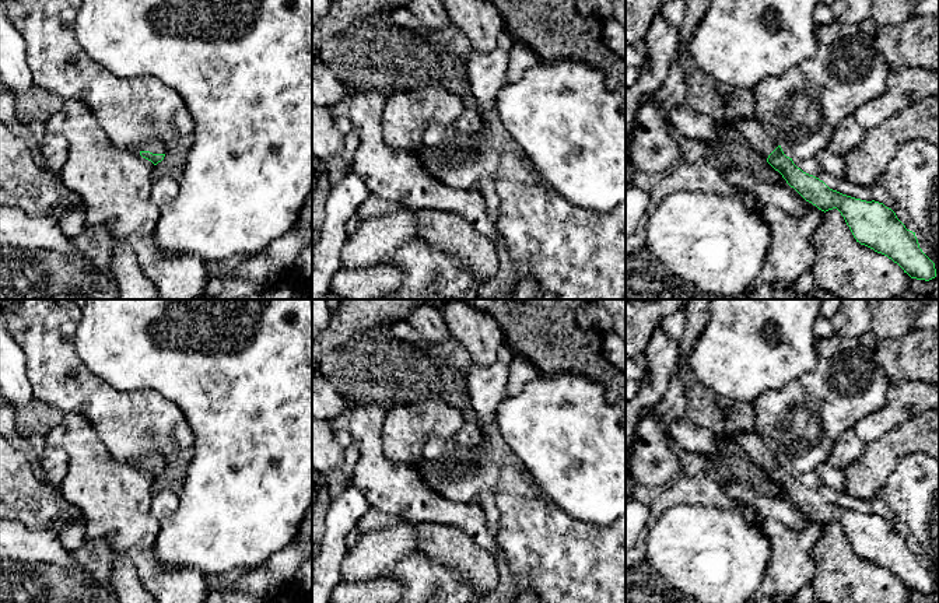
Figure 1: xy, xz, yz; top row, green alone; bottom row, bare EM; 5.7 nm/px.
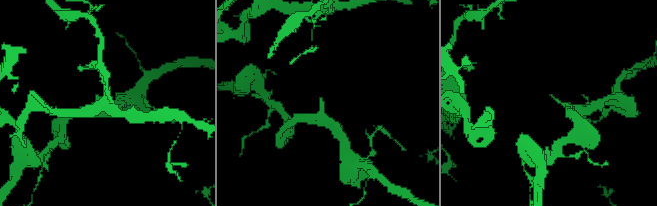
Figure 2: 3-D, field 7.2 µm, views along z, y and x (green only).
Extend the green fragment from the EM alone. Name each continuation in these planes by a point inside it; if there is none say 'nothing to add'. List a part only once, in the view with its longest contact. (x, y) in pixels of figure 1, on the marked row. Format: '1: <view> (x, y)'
1: xy (156, 146)

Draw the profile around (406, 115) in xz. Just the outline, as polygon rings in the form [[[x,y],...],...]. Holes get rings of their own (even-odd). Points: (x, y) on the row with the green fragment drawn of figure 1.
[[[432,85],[386,98],[381,132],[393,150],[417,150],[428,125],[453,126],[465,112],[458,94]]]

